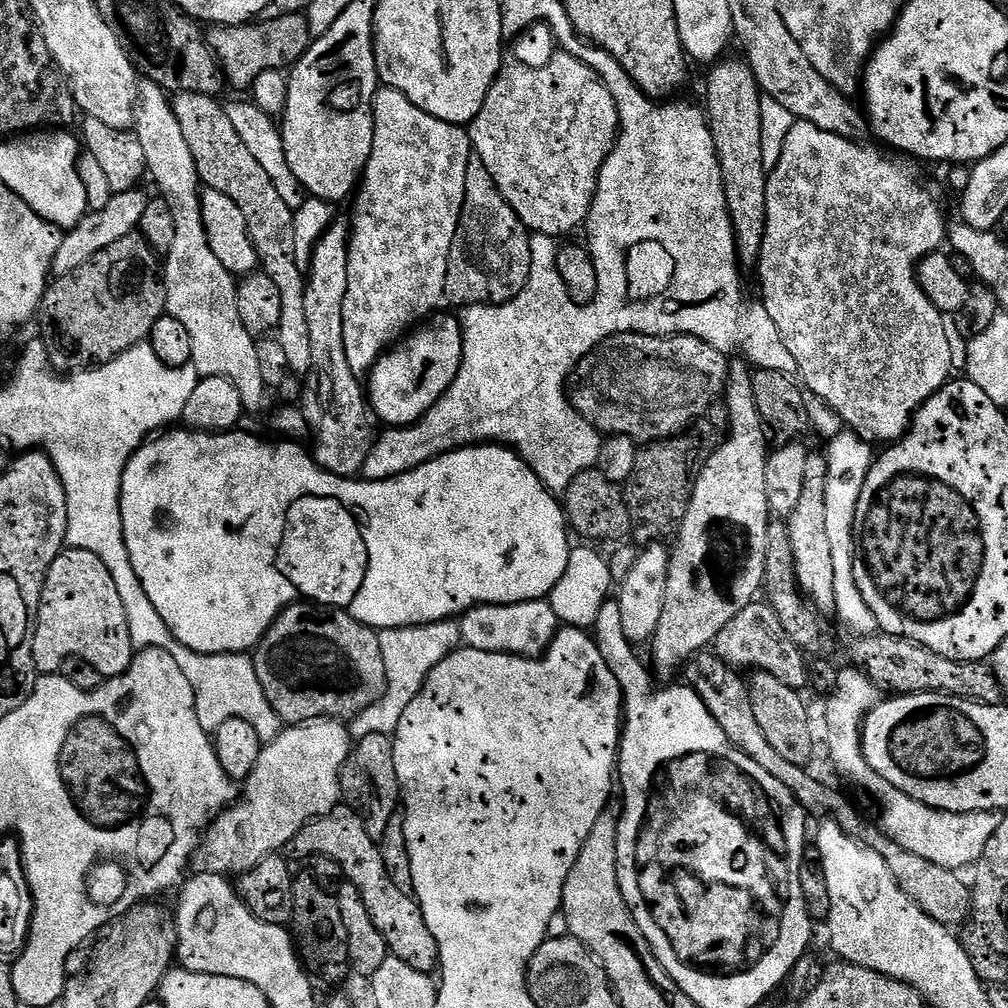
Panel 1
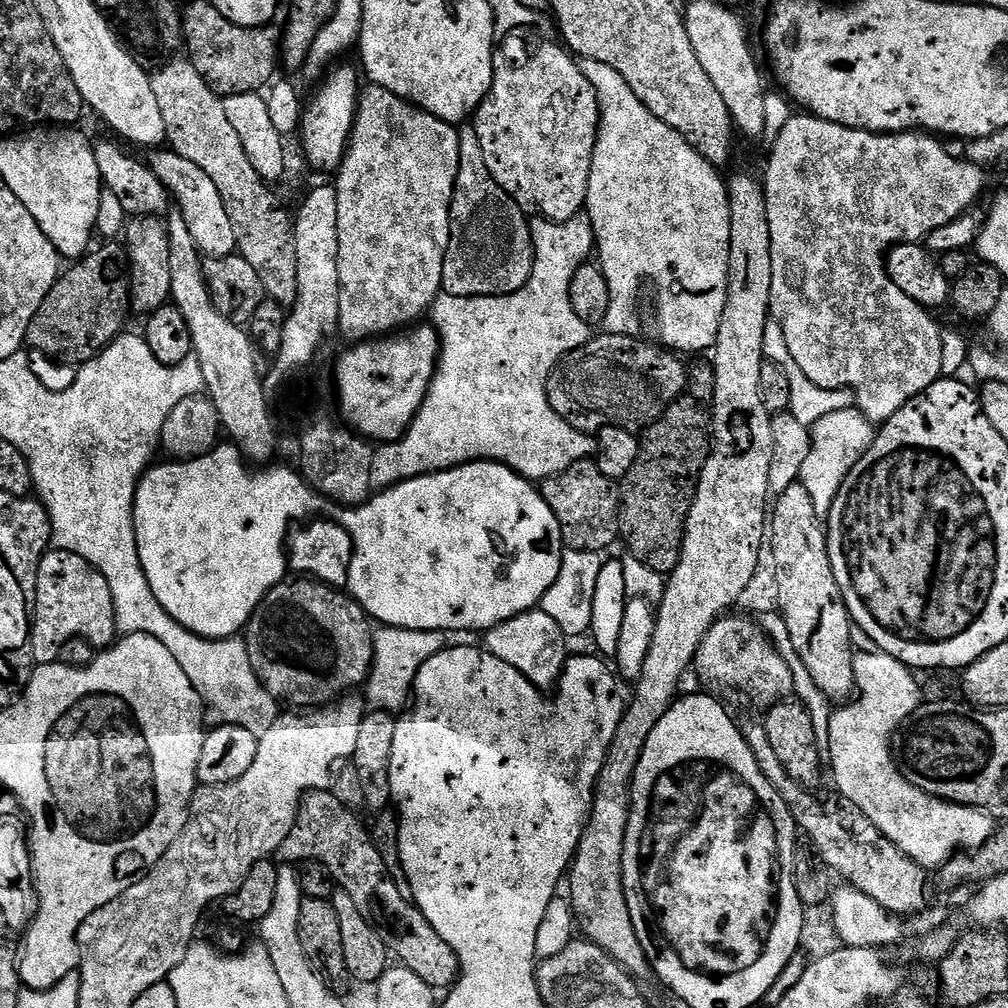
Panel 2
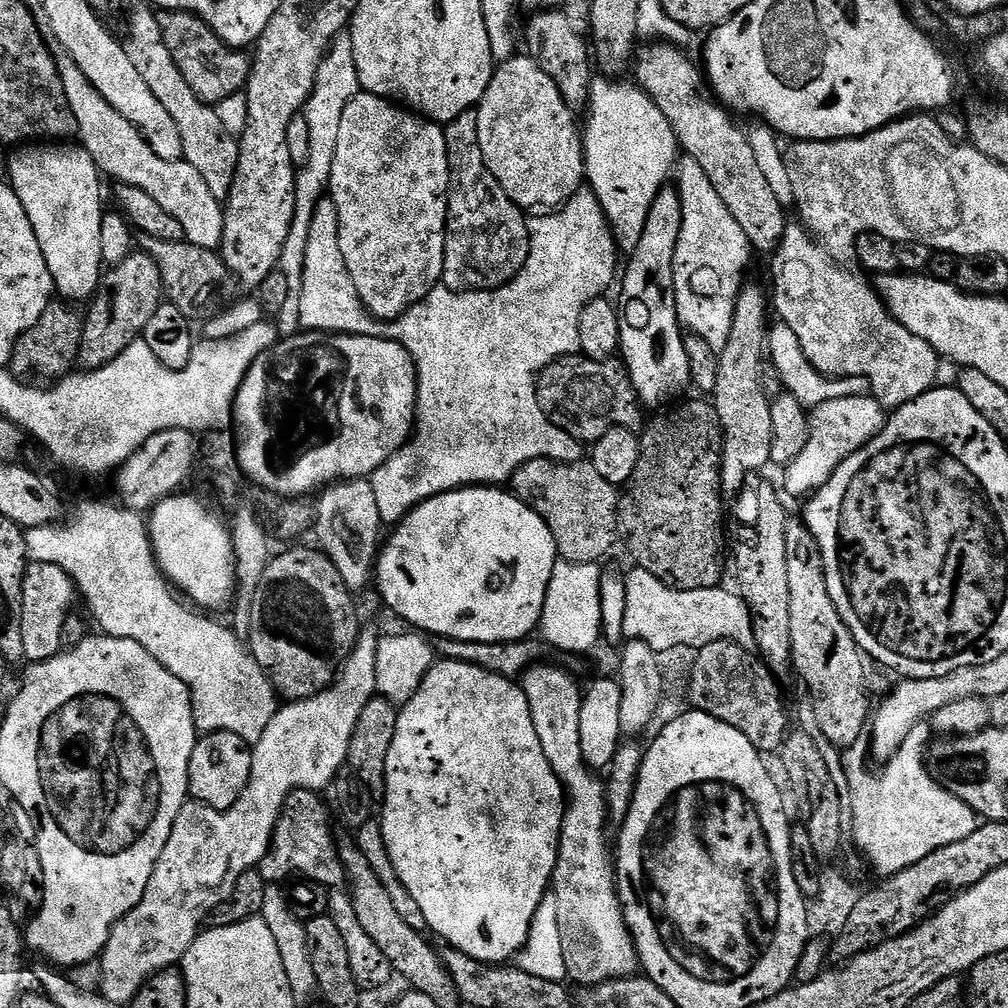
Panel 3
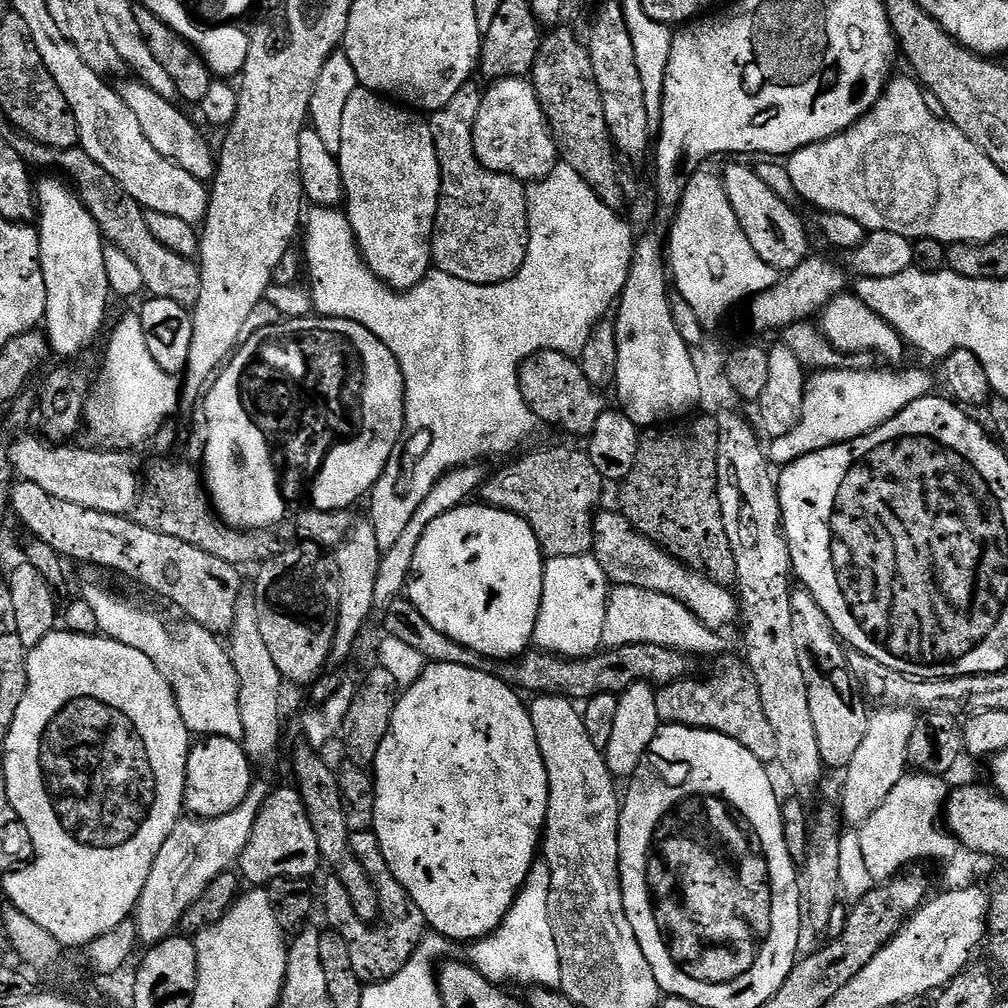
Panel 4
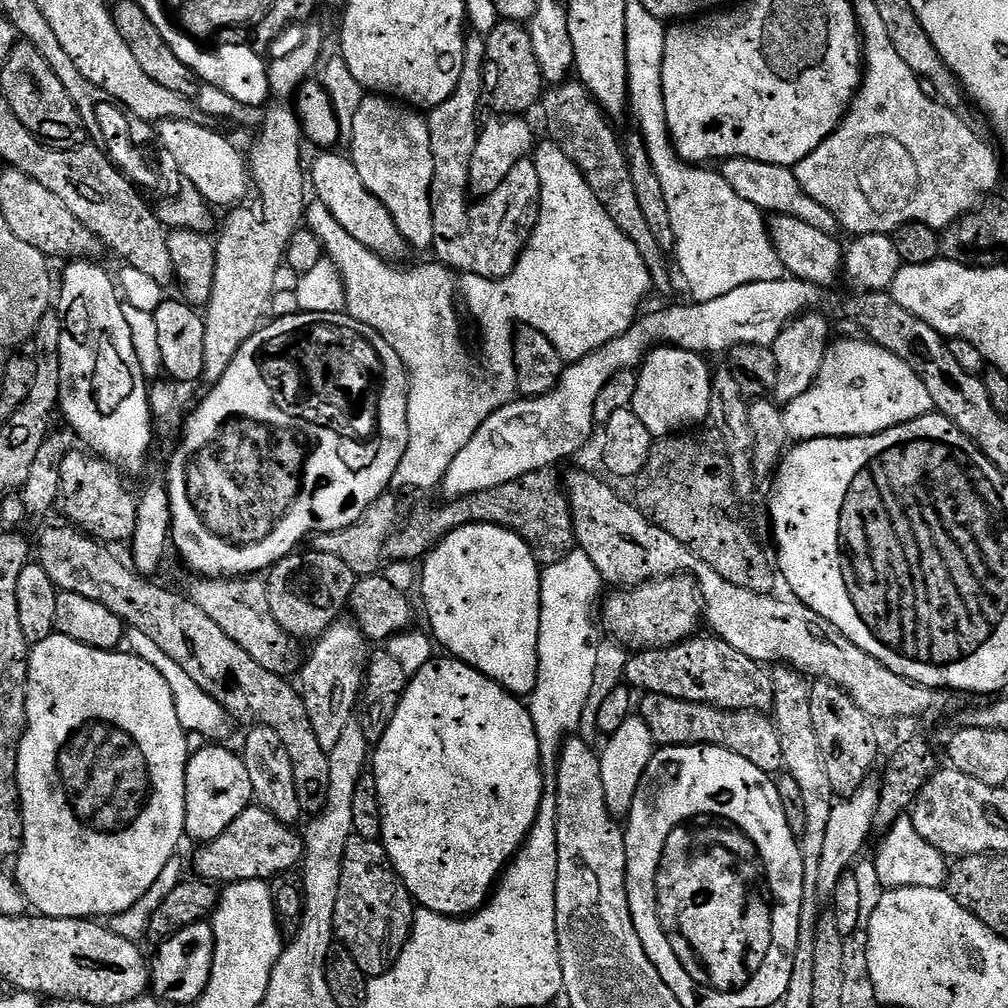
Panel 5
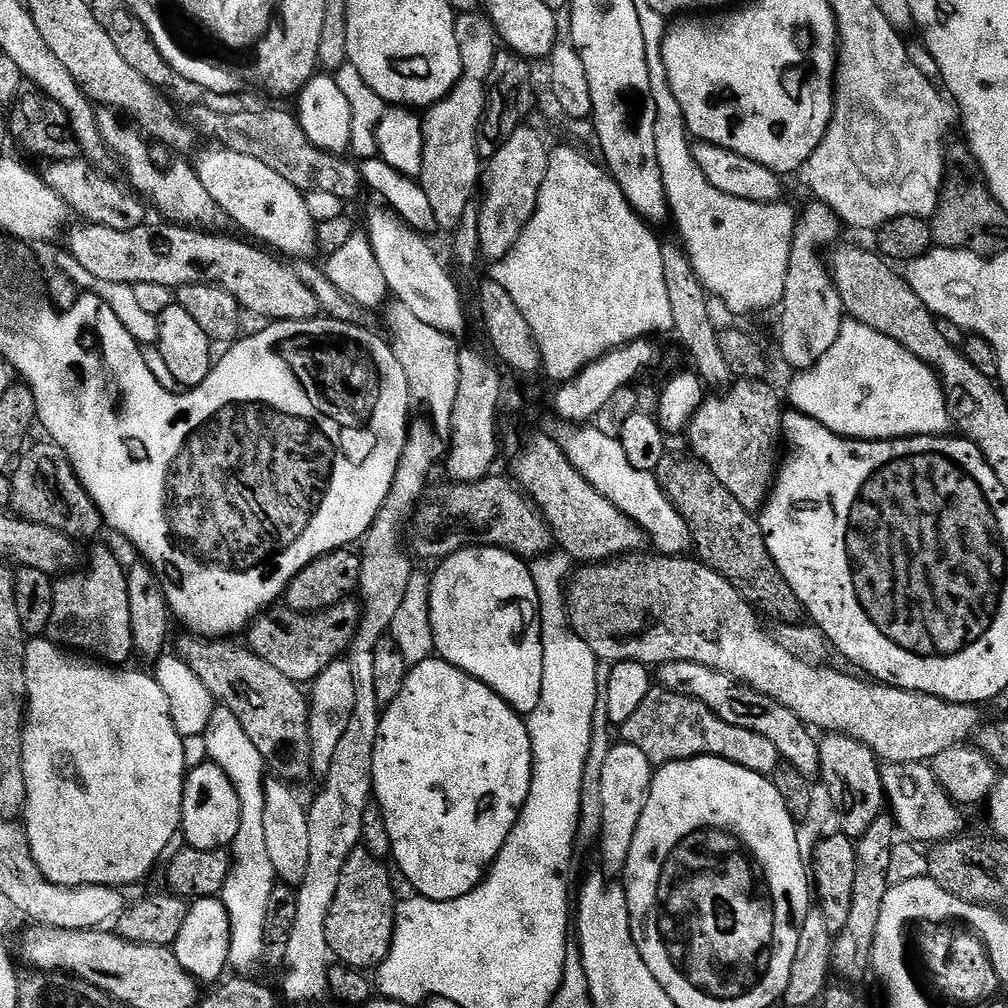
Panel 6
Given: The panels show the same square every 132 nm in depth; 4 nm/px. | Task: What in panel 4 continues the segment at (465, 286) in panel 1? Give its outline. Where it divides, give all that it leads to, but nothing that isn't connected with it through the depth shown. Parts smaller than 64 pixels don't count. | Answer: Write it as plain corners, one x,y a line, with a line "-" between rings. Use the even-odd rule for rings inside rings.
469,82
450,98
445,108
430,116
440,163
440,201
432,235
432,263
439,271
462,278
462,282
496,284
515,276
528,253
528,188
515,176
491,172
478,162
474,150
474,122
478,118
481,95
482,88
476,82

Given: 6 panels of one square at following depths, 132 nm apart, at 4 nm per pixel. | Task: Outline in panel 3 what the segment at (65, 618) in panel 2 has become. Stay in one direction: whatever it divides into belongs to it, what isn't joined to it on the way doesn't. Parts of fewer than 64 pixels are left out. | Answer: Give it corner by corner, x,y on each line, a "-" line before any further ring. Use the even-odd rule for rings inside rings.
32,560
24,572
22,582
22,606
20,607
20,652
32,664
40,664
43,660
57,655
61,651
62,626
73,611
72,603
78,600
76,583
62,570
62,566
54,566
50,562

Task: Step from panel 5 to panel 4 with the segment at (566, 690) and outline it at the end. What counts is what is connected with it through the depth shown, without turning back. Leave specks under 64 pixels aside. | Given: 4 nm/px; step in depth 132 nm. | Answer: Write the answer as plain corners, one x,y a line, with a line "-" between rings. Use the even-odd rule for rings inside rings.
595,555
553,556
544,565
544,589
538,610
534,644
537,649
582,660
601,651
610,581

